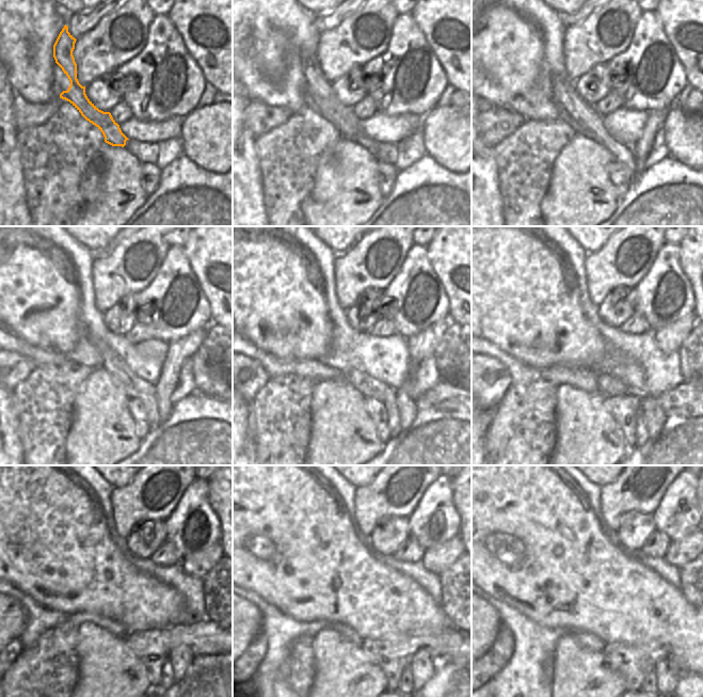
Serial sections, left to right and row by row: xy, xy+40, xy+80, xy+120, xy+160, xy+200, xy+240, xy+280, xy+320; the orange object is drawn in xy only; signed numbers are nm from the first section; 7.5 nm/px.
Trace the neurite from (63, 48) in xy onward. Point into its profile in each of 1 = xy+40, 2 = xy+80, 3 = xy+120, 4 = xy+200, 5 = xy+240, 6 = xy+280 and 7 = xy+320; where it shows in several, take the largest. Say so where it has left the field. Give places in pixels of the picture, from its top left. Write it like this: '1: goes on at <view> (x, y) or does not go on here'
1: goes on at xy+40 (319, 92)
2: goes on at xy+80 (581, 116)
3: goes on at xy+120 (134, 387)
4: goes on at xy+200 (608, 385)
5: goes on at xy+240 (166, 680)
6: goes on at xy+280 (406, 682)
7: goes on at xy+320 (649, 682)

